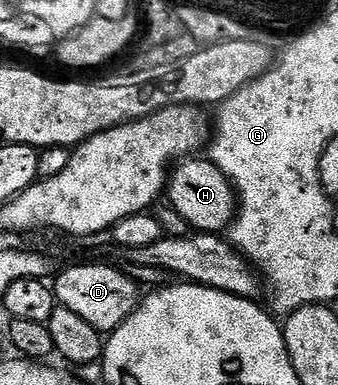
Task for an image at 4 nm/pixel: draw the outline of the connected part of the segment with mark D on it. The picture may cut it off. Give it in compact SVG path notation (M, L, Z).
M71 265L68 269L62 269L58 270L53 281L56 302L62 308L81 315L81 319L90 323L98 333L110 335L138 309L141 292L138 283L129 274L111 265Z

